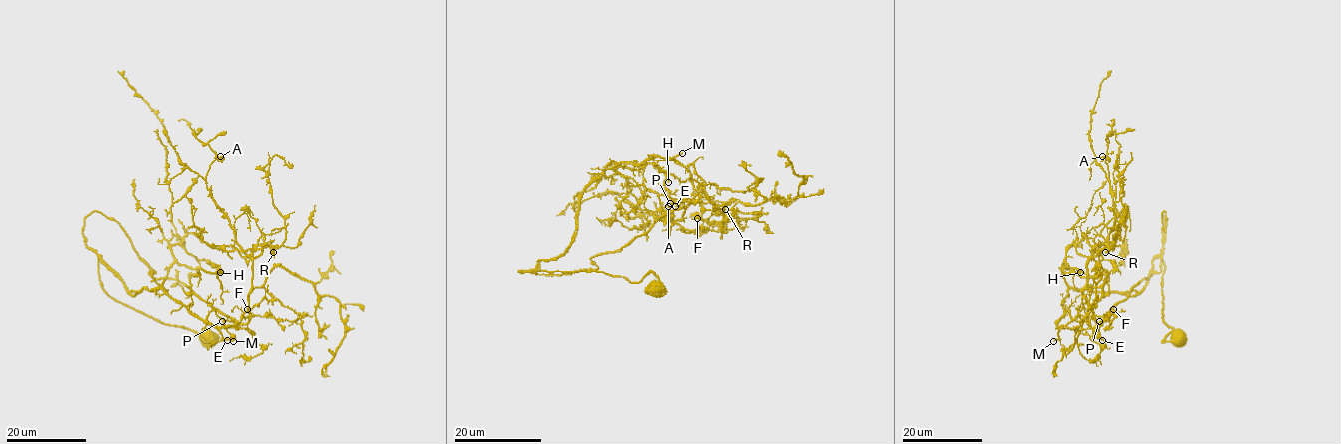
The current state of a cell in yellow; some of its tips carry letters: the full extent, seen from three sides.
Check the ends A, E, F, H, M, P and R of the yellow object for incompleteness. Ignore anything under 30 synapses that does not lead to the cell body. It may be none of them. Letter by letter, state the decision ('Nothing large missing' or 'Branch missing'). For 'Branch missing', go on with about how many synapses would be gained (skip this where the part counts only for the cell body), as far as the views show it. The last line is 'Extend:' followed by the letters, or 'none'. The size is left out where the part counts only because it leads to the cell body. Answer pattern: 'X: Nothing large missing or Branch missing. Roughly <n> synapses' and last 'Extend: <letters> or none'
A: Nothing large missing
E: Nothing large missing
F: Nothing large missing
H: Branch missing. Roughly 80 synapses
M: Branch missing. Roughly 50 synapses
P: Nothing large missing
R: Nothing large missing
Extend: H, M

